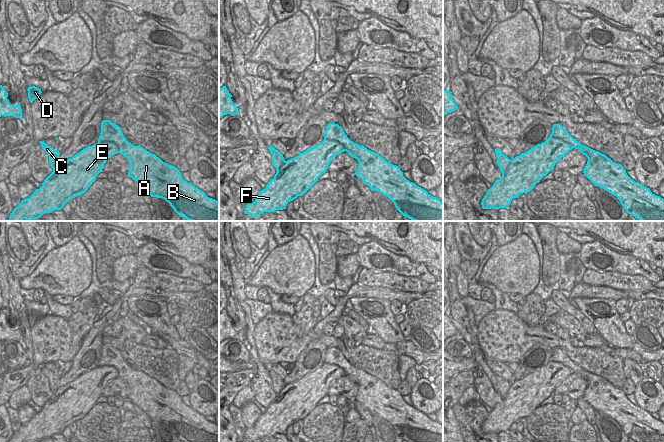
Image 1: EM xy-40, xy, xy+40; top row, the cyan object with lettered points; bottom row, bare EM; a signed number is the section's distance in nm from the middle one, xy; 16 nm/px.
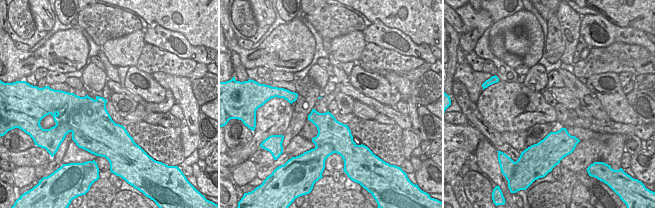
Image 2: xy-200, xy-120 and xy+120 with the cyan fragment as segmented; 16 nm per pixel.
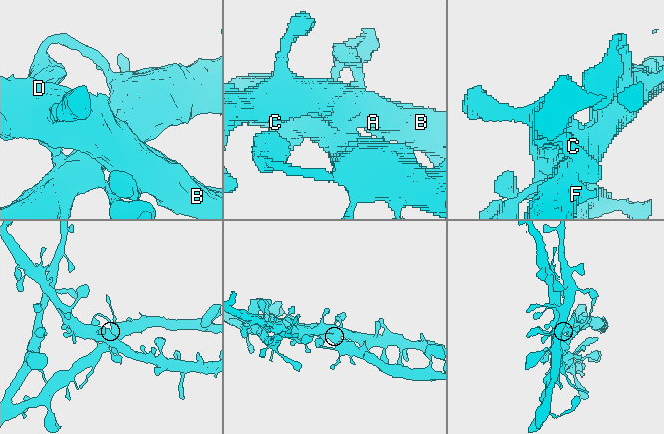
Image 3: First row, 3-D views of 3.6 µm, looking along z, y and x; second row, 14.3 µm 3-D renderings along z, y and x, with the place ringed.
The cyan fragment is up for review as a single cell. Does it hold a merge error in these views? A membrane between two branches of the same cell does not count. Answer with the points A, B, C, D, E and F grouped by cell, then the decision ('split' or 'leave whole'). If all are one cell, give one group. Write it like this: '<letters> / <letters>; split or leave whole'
A B C D / E F; split

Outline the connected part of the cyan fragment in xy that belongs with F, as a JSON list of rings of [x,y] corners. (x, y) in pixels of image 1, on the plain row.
[[[324,363],[317,370],[309,372],[287,385],[284,384],[283,380],[279,381],[274,402],[270,404],[265,413],[261,414],[252,428],[246,429],[244,437],[255,442],[261,440],[264,436],[274,437],[276,434],[285,433],[290,425],[298,420],[303,420],[318,405],[318,402],[327,395],[331,384],[344,375],[345,371],[340,366]]]

